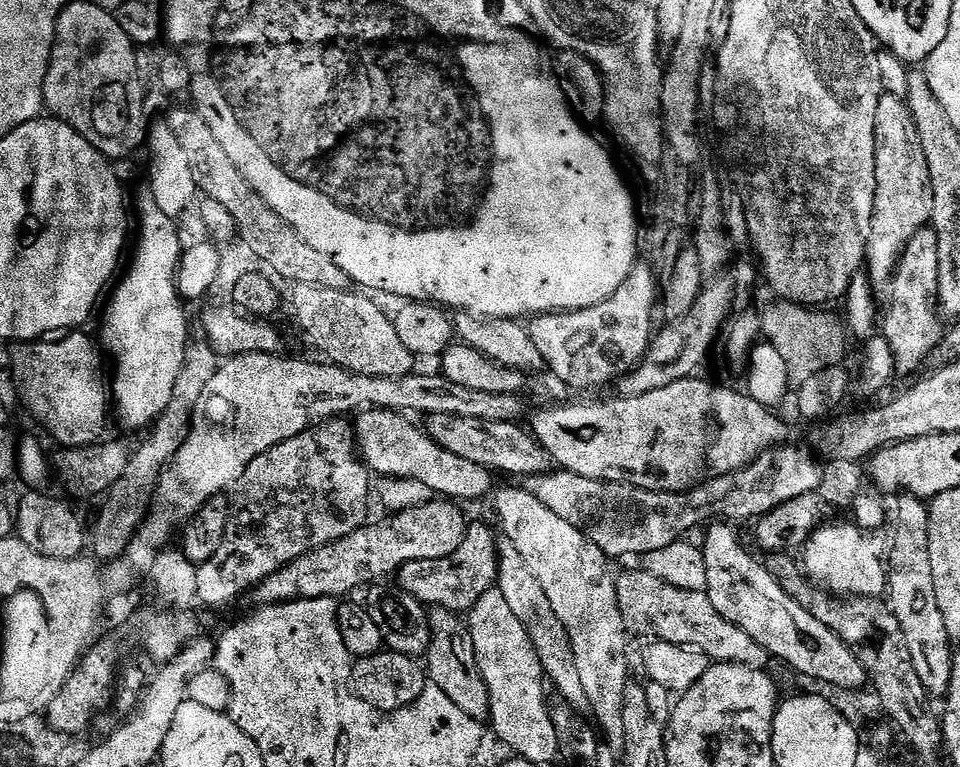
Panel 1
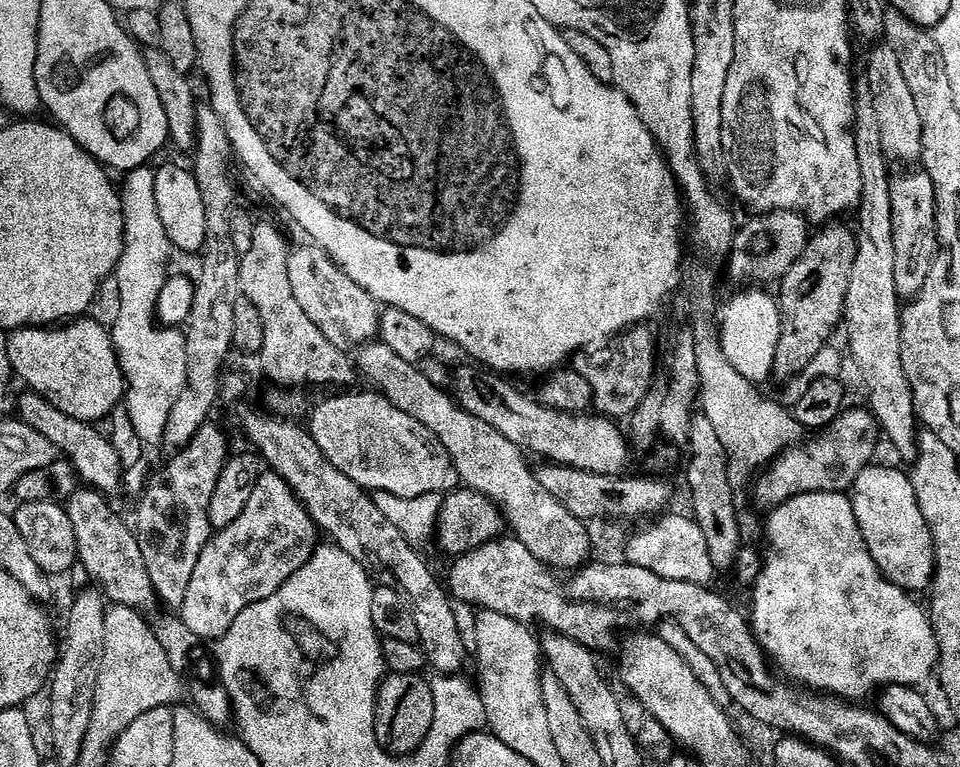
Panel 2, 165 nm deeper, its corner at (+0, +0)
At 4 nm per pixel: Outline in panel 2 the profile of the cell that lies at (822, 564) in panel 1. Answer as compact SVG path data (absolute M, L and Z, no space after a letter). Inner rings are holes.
M811 492L790 498L782 502L782 506L771 509L768 516L768 553L762 556L761 573L755 584L750 588L752 593L752 612L750 611L750 625L752 633L760 644L760 649L770 661L771 667L785 681L799 686L804 690L811 690L817 694L835 696L849 702L864 702L872 691L883 690L891 684L905 684L907 686L923 685L928 675L937 671L940 663L940 647L936 641L936 632L927 611L924 612L915 604L913 597L904 589L894 586L878 570L874 558L870 558L866 542L860 533L858 522L854 518L851 499L843 492Z

